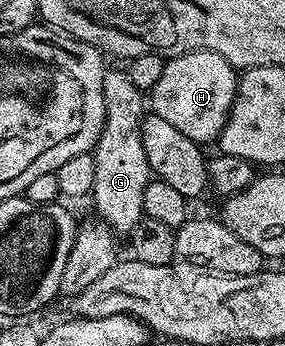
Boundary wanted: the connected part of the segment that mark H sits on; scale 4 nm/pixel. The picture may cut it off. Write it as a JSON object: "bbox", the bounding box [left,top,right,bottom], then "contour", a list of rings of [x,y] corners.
{"bbox":[151,50,238,144],"contour":[[[189,50],[170,57],[163,68],[163,76],[159,76],[151,92],[152,113],[163,116],[167,124],[179,128],[183,136],[198,144],[220,139],[237,95],[238,77],[231,63],[210,50]]]}

